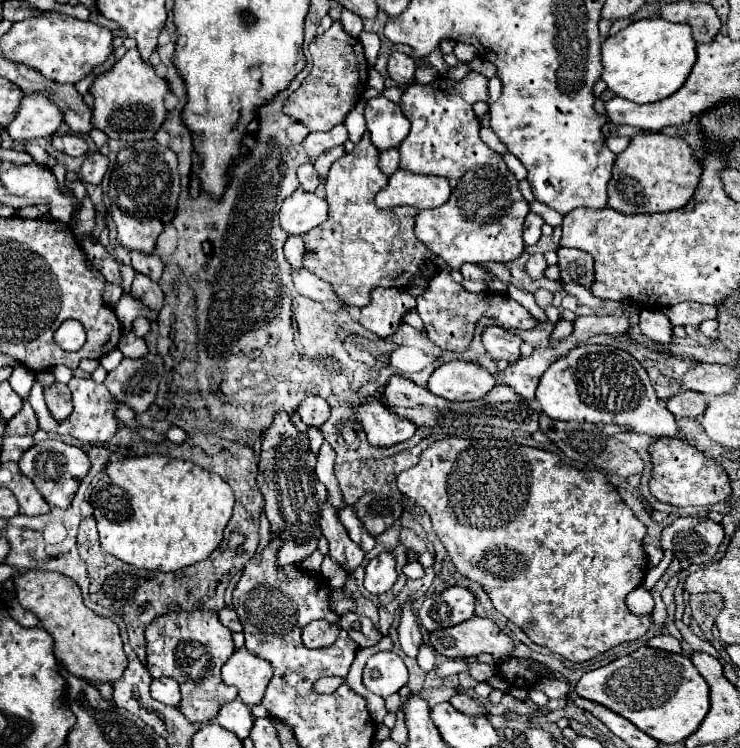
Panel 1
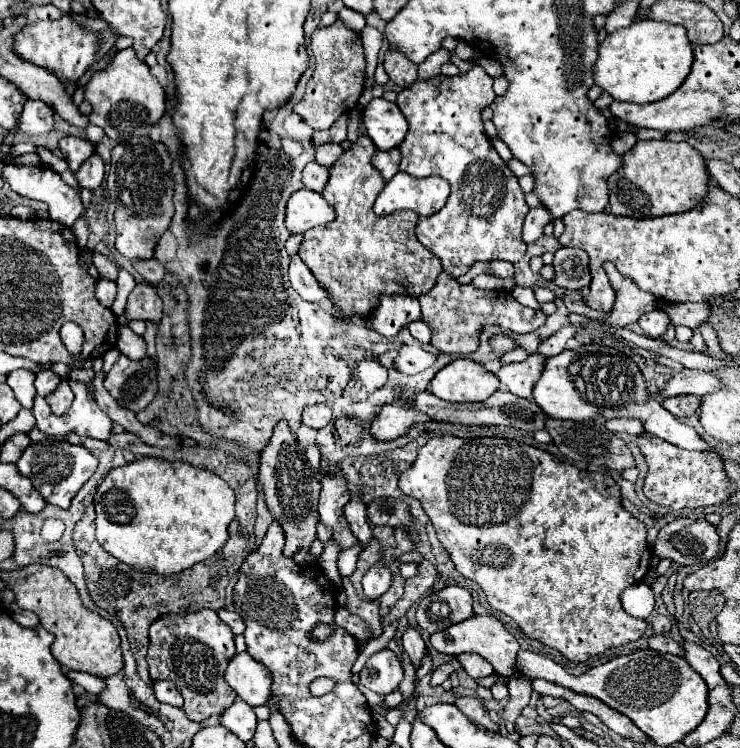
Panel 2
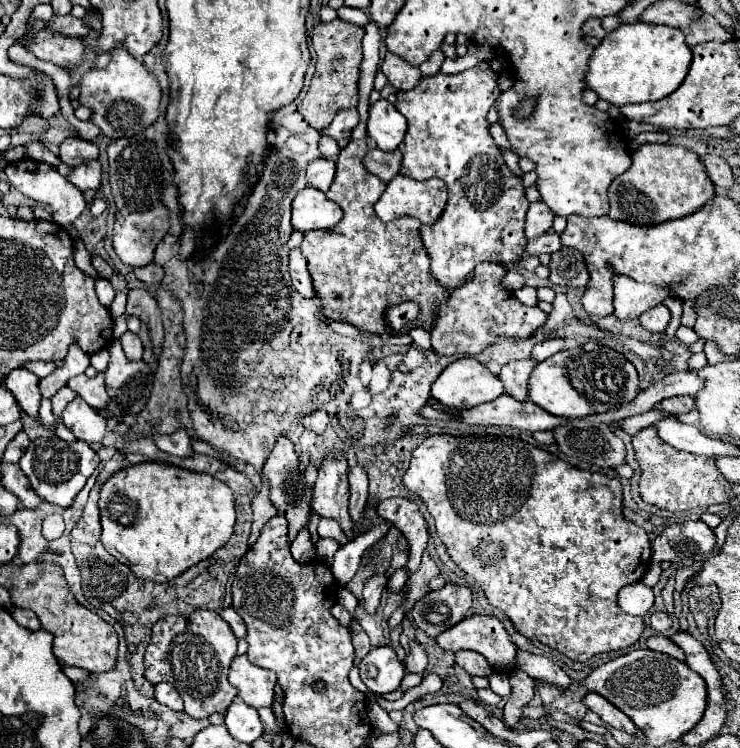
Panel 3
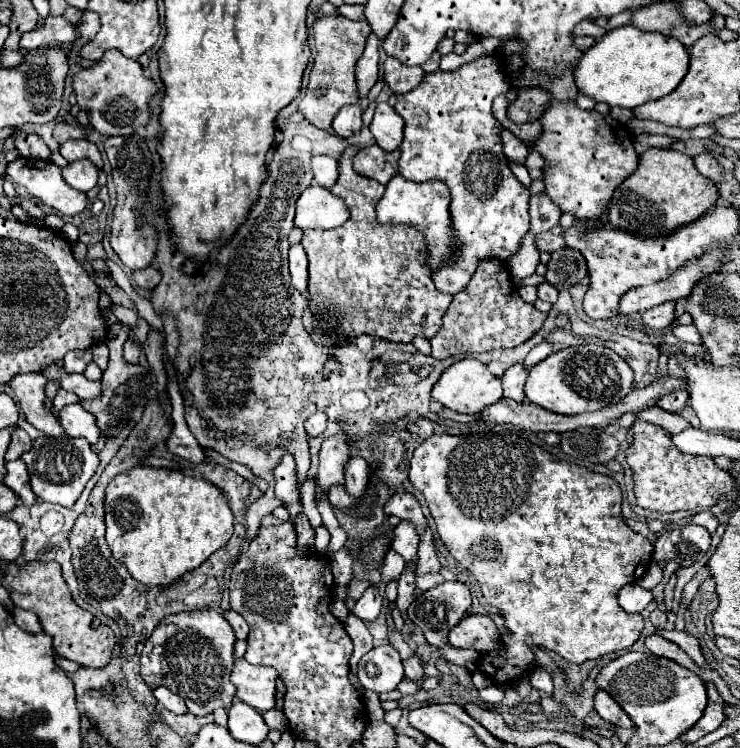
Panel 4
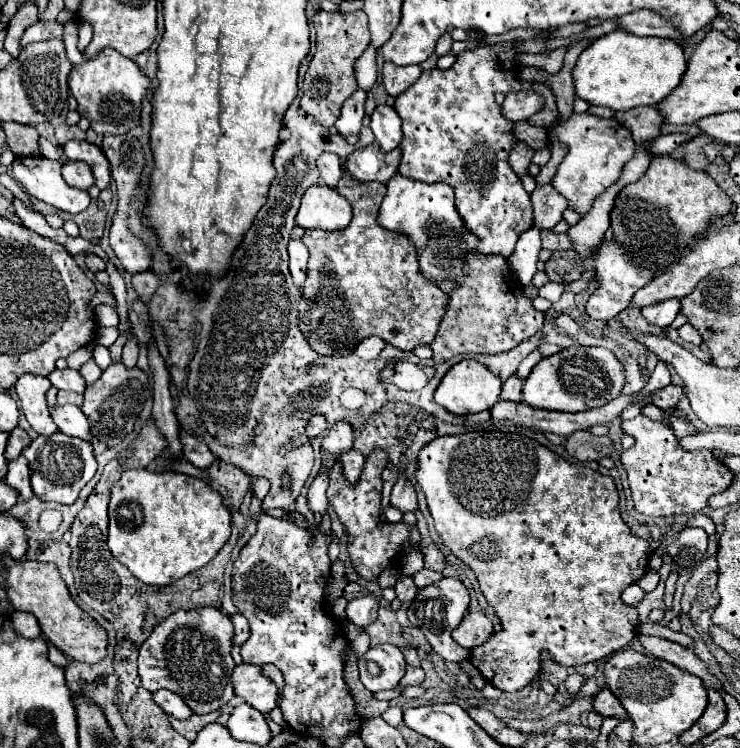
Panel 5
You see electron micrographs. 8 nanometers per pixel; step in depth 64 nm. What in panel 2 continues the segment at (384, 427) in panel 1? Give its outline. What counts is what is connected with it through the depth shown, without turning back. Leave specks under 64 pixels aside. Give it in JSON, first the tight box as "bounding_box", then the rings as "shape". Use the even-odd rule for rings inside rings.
{"bounding_box":[370,404,432,442],"shape":[[[384,404],[374,414],[370,422],[370,434],[378,442],[390,442],[410,432],[410,428],[418,422],[432,421],[430,416],[424,416],[420,412],[412,412],[410,408],[400,408],[398,404]]]}

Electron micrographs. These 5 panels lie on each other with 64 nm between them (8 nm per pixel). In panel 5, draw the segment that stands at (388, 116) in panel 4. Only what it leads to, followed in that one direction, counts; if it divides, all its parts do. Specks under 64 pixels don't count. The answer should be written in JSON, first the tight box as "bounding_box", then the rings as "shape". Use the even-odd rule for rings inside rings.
{"bounding_box":[370,104,402,152],"shape":[[[380,104],[380,106],[374,108],[370,128],[372,128],[372,132],[376,136],[376,142],[382,148],[382,152],[390,152],[390,150],[398,148],[398,144],[402,142],[400,124],[402,124],[402,120],[392,106]]]}

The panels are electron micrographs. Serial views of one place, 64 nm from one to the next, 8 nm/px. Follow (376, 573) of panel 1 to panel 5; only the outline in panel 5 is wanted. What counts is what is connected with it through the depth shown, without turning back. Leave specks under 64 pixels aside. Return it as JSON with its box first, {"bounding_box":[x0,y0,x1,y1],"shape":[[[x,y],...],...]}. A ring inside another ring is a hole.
{"bounding_box":[346,594,378,628],"shape":[[[364,594],[358,600],[348,602],[346,608],[346,616],[350,622],[366,628],[368,624],[372,624],[378,618],[378,600],[374,594]]]}

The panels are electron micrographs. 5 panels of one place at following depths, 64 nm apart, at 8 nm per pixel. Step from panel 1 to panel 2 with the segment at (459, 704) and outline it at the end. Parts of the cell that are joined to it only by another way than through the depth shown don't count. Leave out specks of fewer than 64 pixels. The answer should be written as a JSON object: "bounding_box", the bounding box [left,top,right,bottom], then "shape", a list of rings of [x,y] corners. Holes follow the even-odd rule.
{"bounding_box":[454,696,498,732],"shape":[[[464,696],[464,698],[456,698],[454,704],[456,704],[456,708],[462,710],[470,720],[486,726],[488,730],[496,730],[496,732],[498,732],[498,726],[490,720],[488,710],[484,708],[484,704],[482,704],[478,698],[466,698],[466,696]]]}

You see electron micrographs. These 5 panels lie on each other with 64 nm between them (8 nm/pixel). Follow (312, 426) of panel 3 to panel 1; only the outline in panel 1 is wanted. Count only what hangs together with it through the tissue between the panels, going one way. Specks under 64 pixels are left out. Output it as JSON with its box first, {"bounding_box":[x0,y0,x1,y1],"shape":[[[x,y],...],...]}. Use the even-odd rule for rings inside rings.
{"bounding_box":[298,394,330,428],"shape":[[[308,394],[298,406],[298,414],[306,426],[318,426],[320,428],[330,416],[330,406],[322,396]]]}

